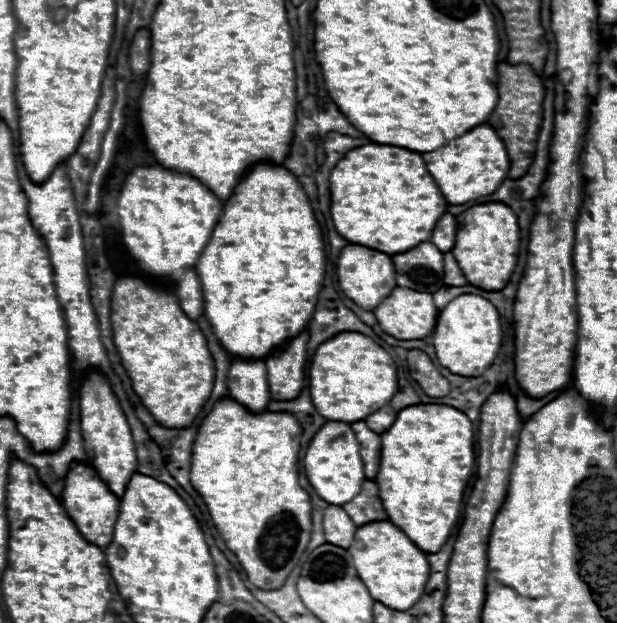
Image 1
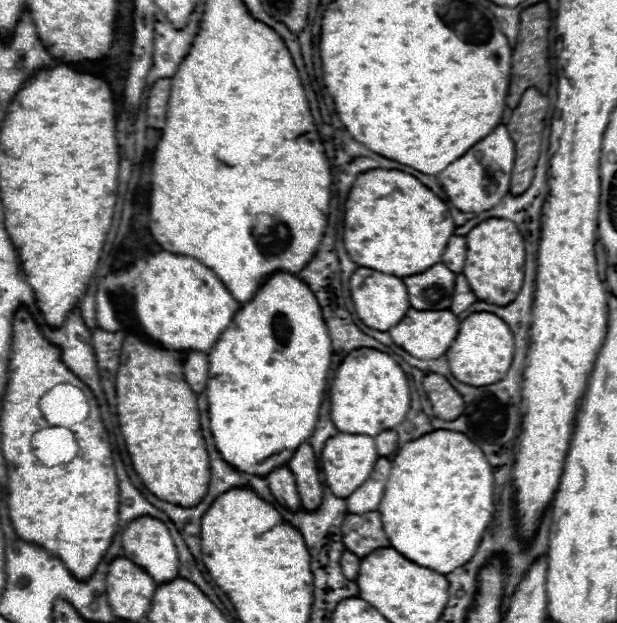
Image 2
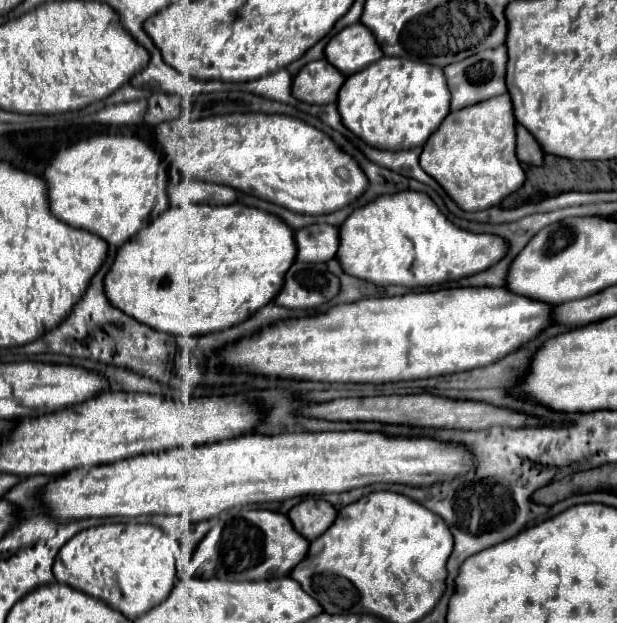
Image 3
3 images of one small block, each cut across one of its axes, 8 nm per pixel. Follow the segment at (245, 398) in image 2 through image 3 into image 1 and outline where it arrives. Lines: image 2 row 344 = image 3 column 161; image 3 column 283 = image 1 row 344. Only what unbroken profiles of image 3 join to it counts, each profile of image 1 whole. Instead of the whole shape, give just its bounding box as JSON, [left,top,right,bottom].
[196,164,326,360]

